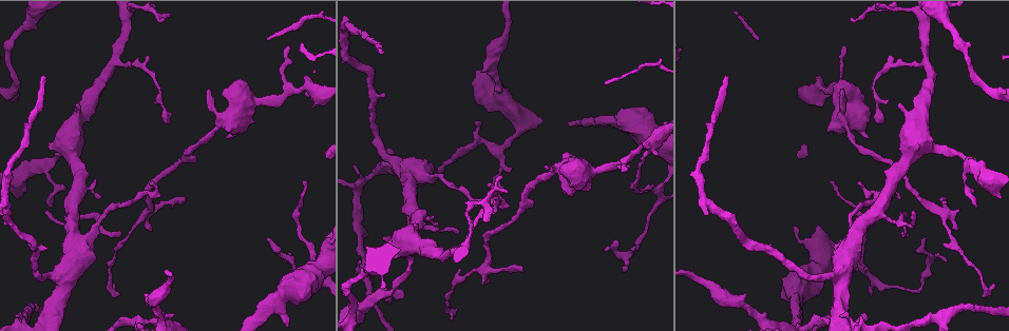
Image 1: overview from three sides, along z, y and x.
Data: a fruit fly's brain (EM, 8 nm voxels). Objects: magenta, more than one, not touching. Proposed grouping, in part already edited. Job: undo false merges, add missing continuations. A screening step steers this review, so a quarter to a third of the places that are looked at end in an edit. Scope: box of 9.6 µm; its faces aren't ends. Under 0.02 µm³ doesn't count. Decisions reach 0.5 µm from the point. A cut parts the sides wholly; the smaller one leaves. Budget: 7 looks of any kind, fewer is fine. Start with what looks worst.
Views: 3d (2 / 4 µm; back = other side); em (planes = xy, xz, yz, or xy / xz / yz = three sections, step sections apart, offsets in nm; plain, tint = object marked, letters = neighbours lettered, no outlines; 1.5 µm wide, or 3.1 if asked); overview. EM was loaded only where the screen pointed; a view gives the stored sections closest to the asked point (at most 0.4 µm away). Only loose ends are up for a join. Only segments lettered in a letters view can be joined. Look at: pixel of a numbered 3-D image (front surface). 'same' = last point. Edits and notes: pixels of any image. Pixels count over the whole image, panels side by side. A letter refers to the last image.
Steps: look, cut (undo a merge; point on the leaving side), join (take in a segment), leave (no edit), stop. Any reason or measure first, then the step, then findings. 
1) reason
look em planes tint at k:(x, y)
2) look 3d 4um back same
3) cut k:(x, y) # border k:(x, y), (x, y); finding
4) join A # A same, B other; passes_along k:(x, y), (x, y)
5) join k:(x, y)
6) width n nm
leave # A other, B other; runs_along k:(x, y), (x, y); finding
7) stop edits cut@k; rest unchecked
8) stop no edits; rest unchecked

free end
look em xy step 8 letters at 1:(728, 77)

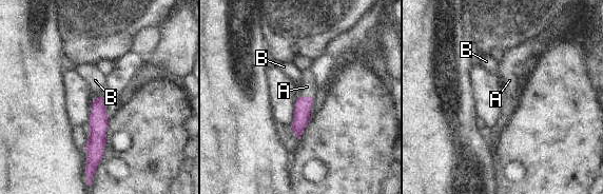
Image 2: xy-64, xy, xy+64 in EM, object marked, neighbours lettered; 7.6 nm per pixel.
join A # A same, B other; the cell continues

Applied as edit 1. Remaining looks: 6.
an open end
look em yz step 4 letters at 1:(76, 104)

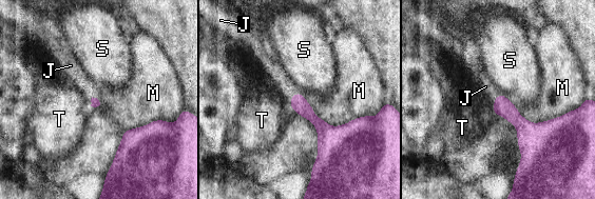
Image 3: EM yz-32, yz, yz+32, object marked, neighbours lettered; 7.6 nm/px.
longest_contact M 600 nm
join J # J same, M other, S other, T other; it goes on there

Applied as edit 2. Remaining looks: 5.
free end
look 3d 2um back at 1:(606, 249)

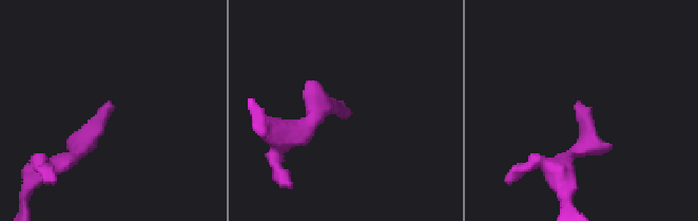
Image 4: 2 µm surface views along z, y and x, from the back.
look em yz step 4 letters at 4:(109, 103)

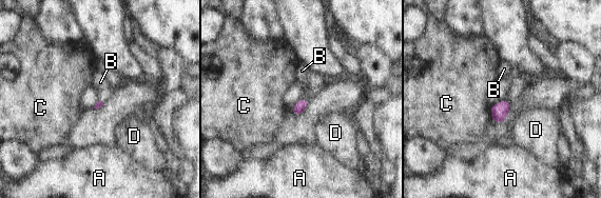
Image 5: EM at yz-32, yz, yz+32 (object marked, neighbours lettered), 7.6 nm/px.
another direction
look em planes letters same

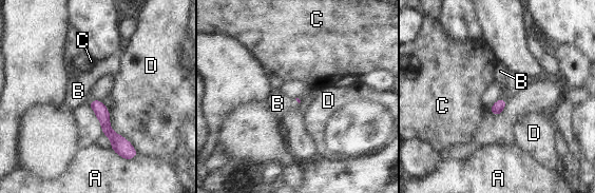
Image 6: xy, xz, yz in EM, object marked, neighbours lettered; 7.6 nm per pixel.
longest_contact D 420 nm
join B # A other, B same, C other, D other; the cell continues

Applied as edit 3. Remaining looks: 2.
stop edits join@2, join@3, join@6; rest unchecked

